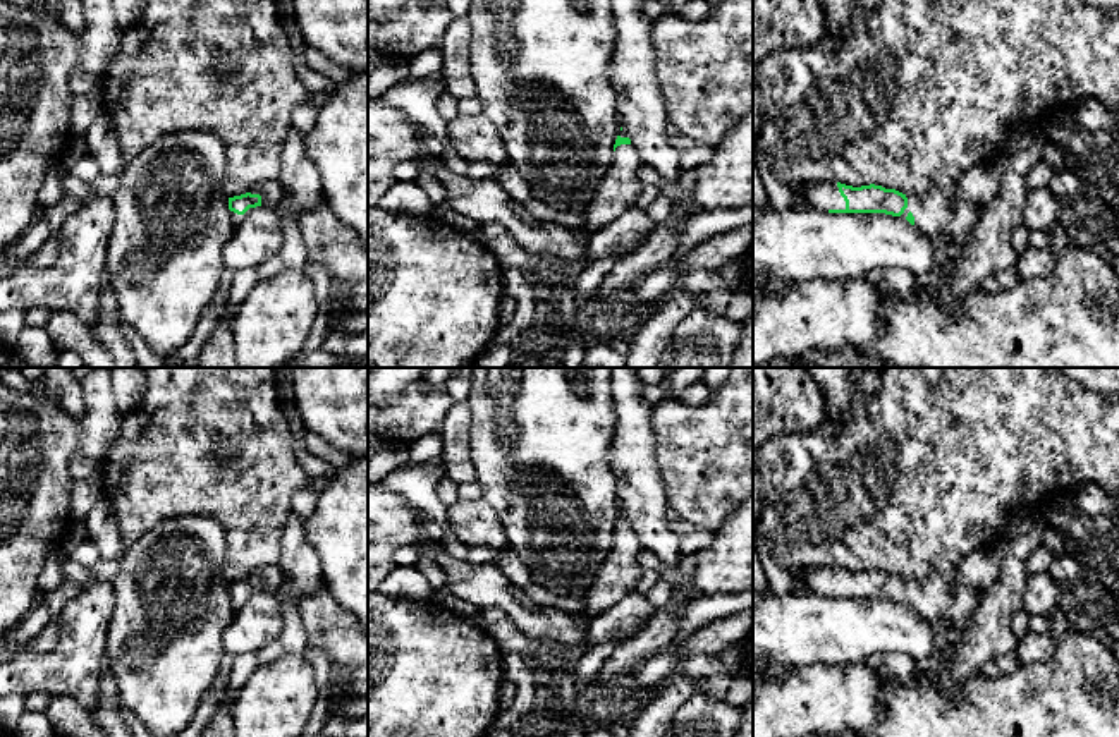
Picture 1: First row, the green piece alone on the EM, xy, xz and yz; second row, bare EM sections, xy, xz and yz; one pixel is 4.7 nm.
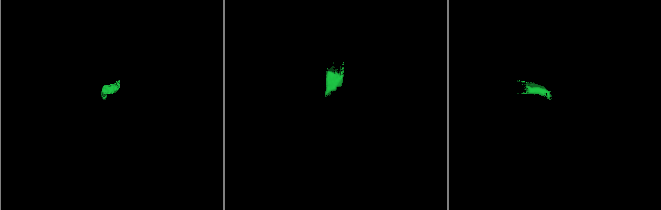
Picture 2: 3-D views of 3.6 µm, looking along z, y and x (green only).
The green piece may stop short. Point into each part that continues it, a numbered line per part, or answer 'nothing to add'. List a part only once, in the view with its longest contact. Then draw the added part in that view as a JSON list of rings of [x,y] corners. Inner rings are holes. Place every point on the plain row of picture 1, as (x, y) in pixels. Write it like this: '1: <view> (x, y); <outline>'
1: yz (824, 581); [[[806,567],[798,569],[798,574],[811,593],[829,596],[829,594],[846,594],[846,586],[839,577],[835,567]]]
2: yz (934, 598); [[[930,576],[925,581],[909,579],[908,593],[899,603],[911,596],[914,610],[928,622],[947,618],[954,627],[968,627],[980,603],[980,593],[942,576]]]

